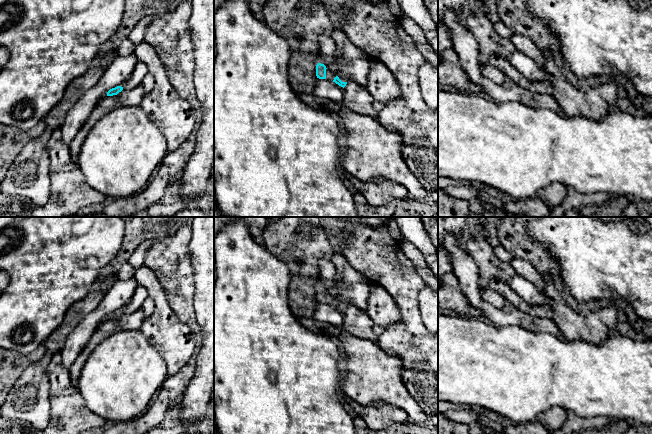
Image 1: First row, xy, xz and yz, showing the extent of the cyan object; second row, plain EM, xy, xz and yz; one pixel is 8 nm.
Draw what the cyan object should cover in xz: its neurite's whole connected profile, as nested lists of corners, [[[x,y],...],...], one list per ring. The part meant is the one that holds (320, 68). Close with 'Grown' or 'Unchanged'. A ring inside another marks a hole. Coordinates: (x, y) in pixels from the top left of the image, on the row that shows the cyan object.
[[[318,63],[316,65],[317,78],[333,81],[339,86],[344,88],[346,84],[349,82],[348,79],[330,71],[328,66],[329,66],[328,64],[321,64],[321,63]]]. Grown

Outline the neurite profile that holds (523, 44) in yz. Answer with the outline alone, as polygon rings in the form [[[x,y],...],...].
[[[514,34],[509,38],[510,41],[516,46],[517,50],[531,57],[545,72],[546,57],[543,52],[528,38]]]

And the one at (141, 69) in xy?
[[[138,61],[133,73],[123,86],[123,90],[131,90],[142,84],[142,81],[148,73],[148,67],[145,63]]]

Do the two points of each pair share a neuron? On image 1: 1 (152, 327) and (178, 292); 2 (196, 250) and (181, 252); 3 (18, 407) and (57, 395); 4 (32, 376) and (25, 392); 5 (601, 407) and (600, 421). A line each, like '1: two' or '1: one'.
1: two
2: two
3: two
4: one
5: two

